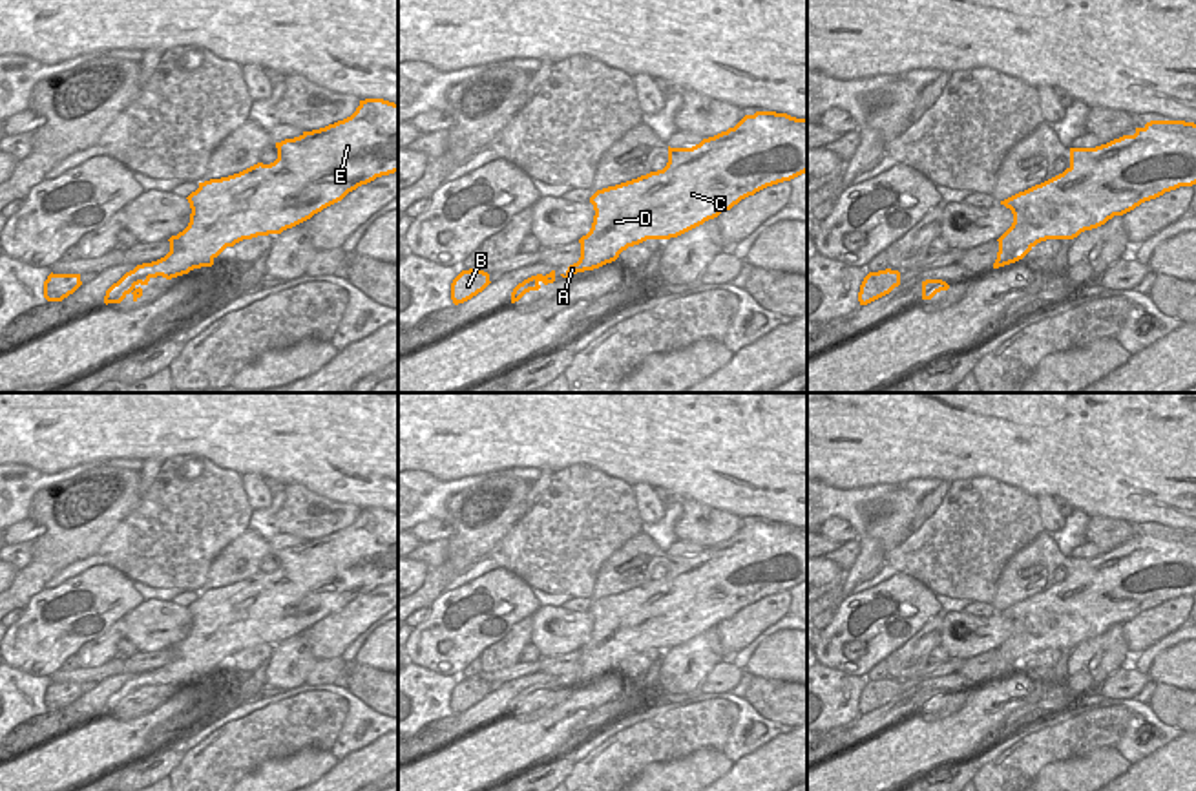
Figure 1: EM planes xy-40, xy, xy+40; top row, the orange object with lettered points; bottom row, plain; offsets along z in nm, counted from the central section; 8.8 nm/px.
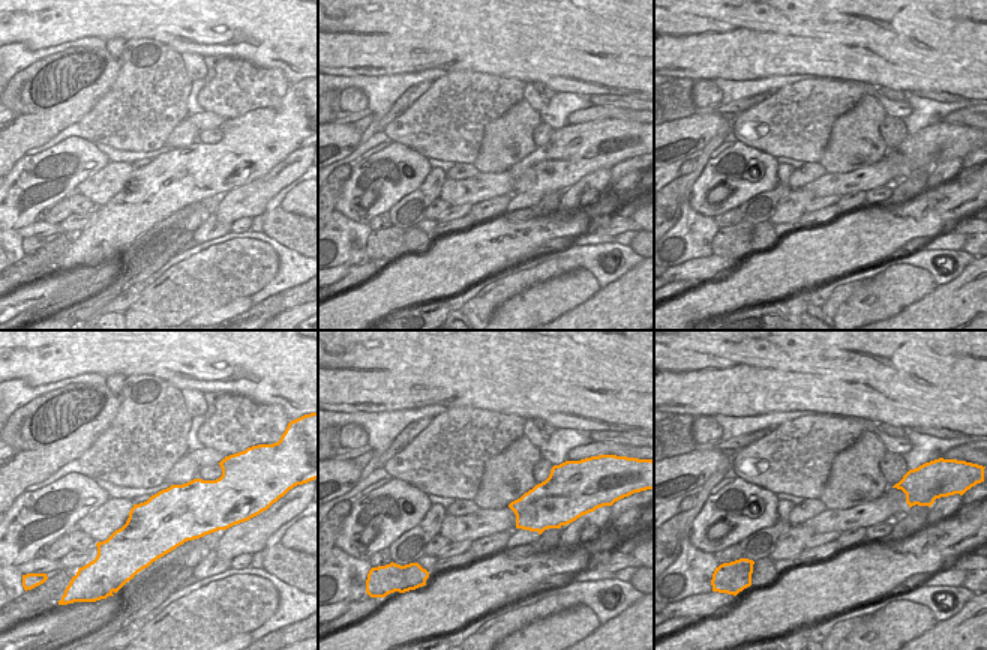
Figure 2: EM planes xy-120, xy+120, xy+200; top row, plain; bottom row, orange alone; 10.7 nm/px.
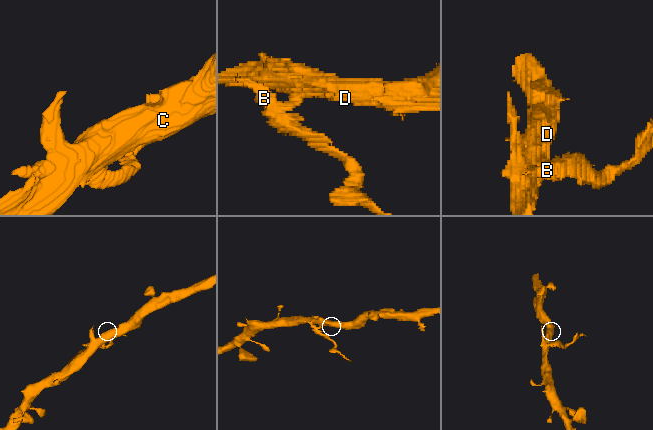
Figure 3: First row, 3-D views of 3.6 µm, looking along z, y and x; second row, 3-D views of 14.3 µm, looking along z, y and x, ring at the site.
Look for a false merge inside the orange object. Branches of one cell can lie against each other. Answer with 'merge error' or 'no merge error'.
no merge error

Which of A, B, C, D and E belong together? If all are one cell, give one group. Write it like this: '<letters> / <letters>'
A B C D E

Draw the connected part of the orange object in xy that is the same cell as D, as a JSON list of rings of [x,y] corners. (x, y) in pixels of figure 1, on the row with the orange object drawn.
[[[756,111],[692,148],[670,148],[663,170],[597,190],[581,258],[562,278],[593,270],[646,239],[677,237],[756,192],[807,172],[807,119]]]

